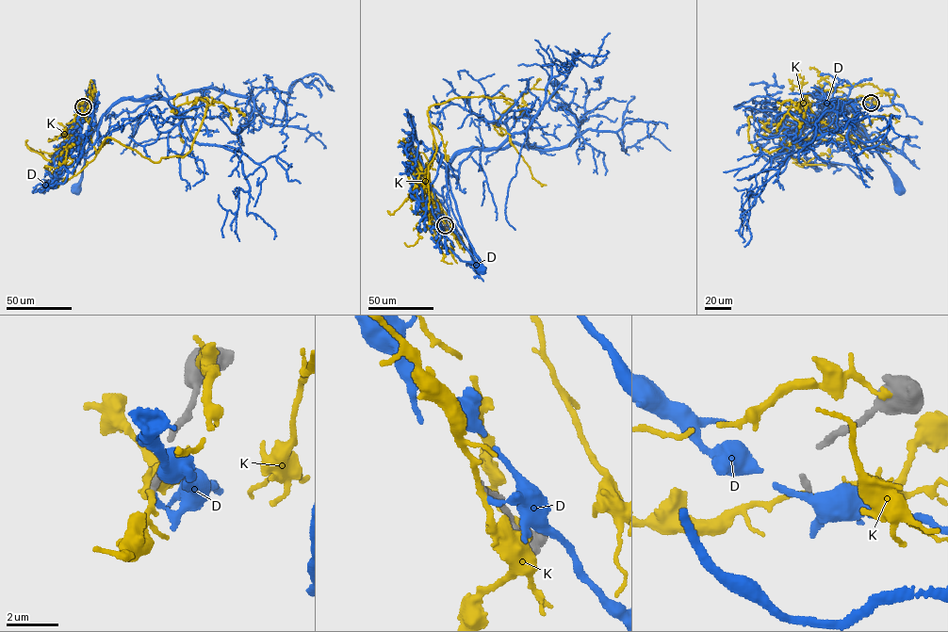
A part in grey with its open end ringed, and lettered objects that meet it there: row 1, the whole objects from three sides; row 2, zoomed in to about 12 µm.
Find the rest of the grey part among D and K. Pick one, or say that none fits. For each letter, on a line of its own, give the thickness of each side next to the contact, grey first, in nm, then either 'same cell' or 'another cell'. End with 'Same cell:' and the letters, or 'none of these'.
D: 240 nm thick on the grey side, 200 nm on the other; same cell
K: 240 nm thick on the grey side, 200 nm on the other; another cell
Same cell: D

